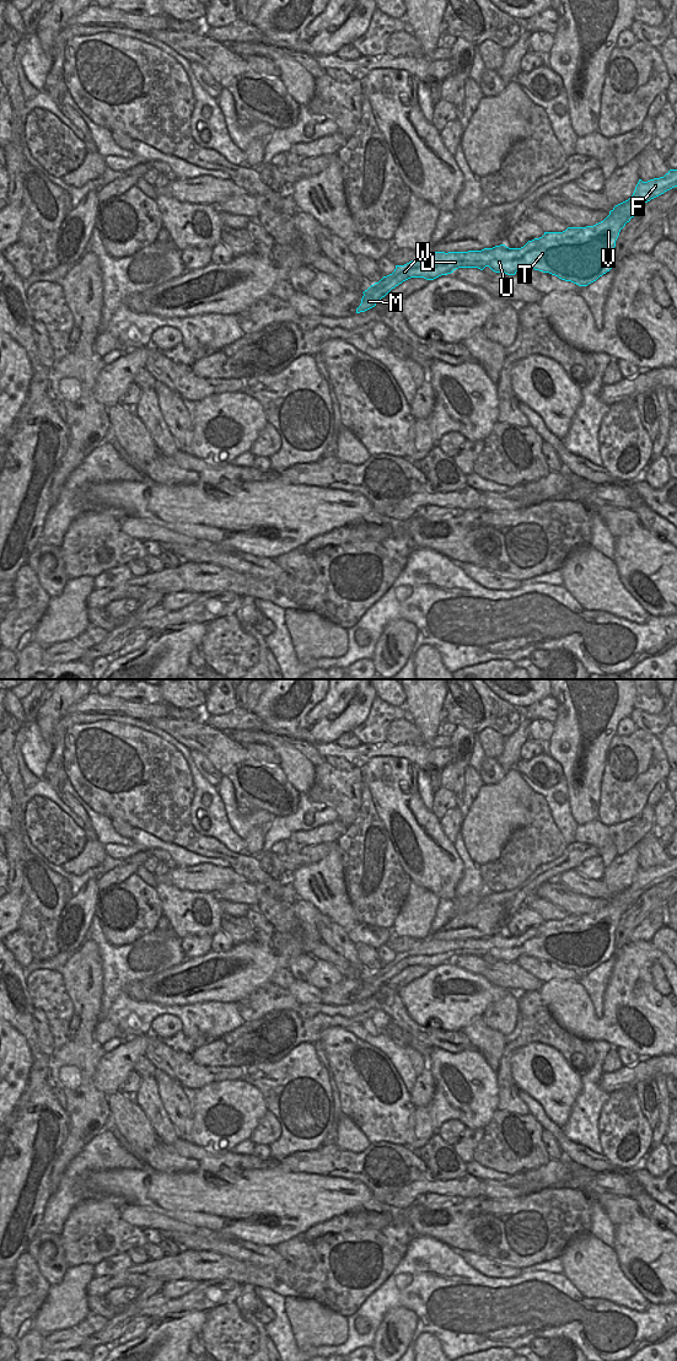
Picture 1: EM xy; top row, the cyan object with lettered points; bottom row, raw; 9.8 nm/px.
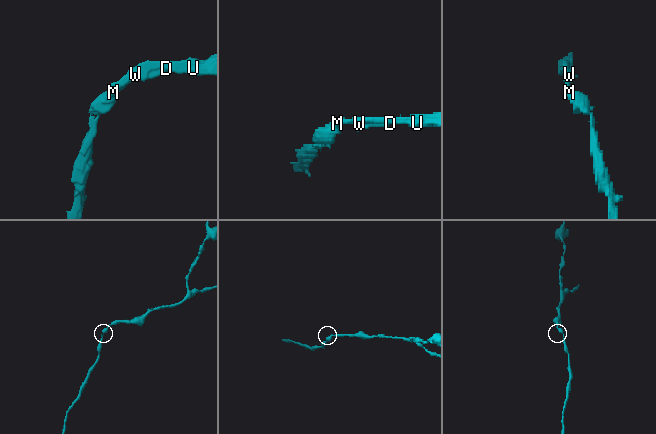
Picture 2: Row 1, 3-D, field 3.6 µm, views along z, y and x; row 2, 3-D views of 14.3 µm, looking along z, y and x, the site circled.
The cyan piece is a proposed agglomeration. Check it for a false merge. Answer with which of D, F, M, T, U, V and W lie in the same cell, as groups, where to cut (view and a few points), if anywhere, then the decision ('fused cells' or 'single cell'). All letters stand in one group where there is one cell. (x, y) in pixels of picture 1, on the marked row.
groups D F M T U V W; cut none; single cell

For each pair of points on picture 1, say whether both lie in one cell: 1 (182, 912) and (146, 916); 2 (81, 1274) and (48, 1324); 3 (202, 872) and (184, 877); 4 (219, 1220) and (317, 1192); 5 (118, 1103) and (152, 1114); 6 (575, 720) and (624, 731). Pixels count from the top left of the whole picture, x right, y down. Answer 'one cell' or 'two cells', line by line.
1: two cells
2: one cell
3: one cell
4: one cell
5: two cells
6: two cells

